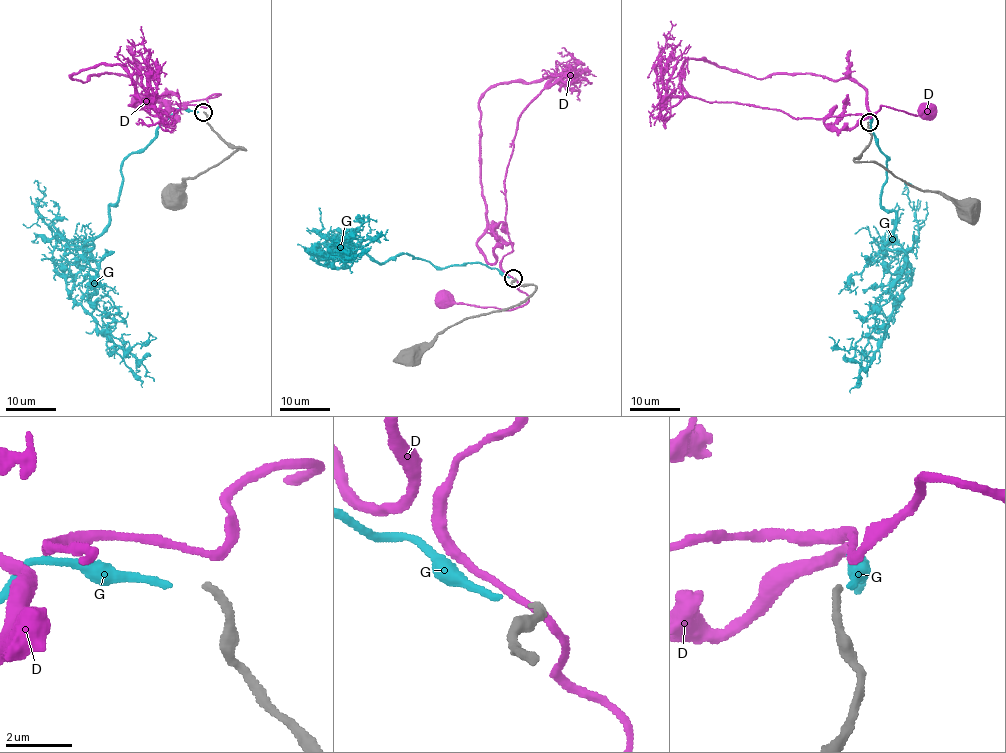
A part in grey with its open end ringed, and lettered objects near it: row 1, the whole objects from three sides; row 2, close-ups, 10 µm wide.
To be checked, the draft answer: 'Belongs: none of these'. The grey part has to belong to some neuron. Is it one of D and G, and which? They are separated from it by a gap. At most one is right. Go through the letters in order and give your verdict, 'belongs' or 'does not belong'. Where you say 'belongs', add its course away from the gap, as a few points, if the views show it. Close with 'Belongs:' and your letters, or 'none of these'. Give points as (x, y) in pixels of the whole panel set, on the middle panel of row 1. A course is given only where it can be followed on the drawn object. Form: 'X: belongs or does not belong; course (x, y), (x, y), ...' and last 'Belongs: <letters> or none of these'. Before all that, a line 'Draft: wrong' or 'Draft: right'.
Draft: right
D: does not belong
G: does not belong
Belongs: none of these

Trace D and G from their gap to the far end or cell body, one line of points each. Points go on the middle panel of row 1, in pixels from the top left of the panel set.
D: (515, 279), (519, 290), (529, 299), (510, 310), (446, 300)
G: (510, 277), (402, 254), (376, 263), (356, 244), (348, 266), (311, 253), (384, 239)

